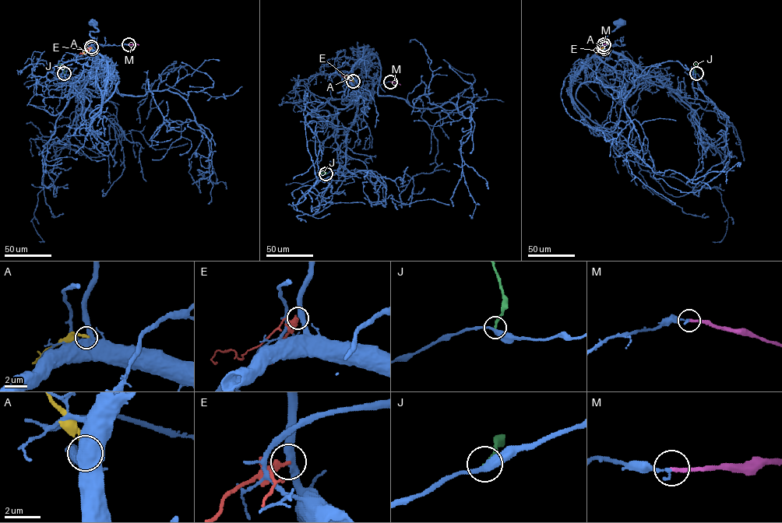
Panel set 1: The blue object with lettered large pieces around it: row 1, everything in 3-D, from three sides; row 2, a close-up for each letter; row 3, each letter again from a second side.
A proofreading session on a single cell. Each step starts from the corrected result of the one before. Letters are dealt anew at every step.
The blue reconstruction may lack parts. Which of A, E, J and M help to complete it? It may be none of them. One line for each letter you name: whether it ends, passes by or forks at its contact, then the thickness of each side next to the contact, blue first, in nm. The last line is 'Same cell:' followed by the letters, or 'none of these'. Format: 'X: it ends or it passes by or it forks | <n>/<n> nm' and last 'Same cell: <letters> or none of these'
M: it ends | 200/240 nm
Same cell: M

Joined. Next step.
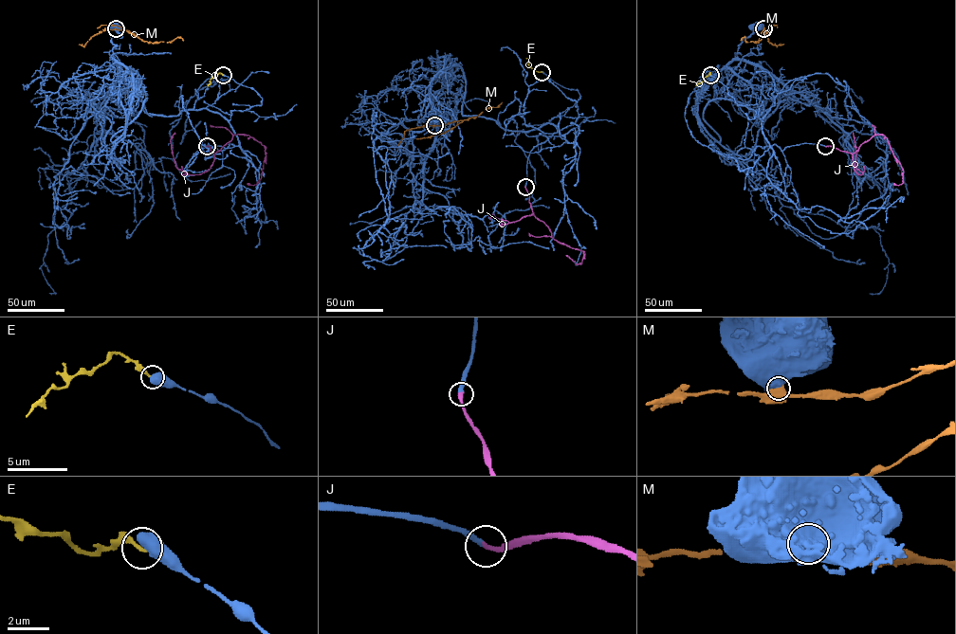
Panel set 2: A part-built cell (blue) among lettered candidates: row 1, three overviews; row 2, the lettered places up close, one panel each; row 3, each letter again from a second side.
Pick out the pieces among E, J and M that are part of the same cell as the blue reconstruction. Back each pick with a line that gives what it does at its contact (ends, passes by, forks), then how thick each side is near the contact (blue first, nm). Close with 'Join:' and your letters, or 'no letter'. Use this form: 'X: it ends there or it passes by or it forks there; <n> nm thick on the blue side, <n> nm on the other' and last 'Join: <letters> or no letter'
J: it ends there; 240 nm thick on the blue side, 280 nm on the other
Join: J

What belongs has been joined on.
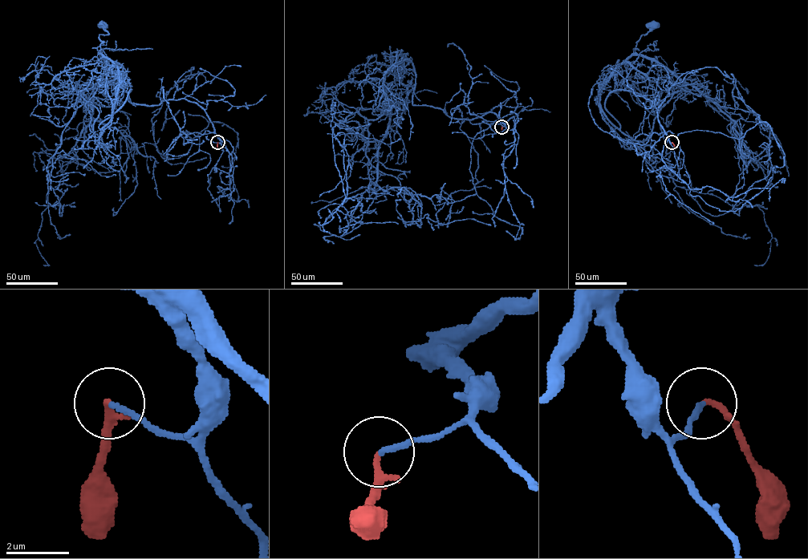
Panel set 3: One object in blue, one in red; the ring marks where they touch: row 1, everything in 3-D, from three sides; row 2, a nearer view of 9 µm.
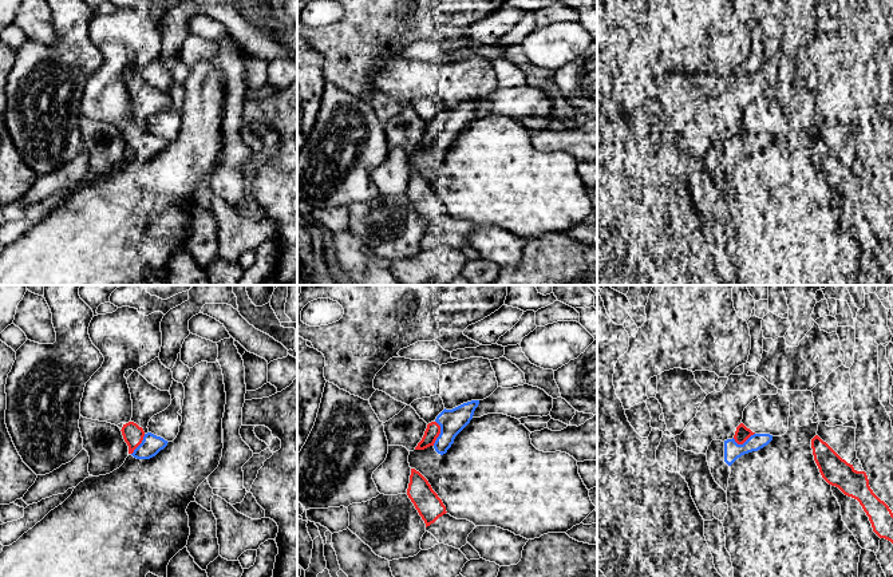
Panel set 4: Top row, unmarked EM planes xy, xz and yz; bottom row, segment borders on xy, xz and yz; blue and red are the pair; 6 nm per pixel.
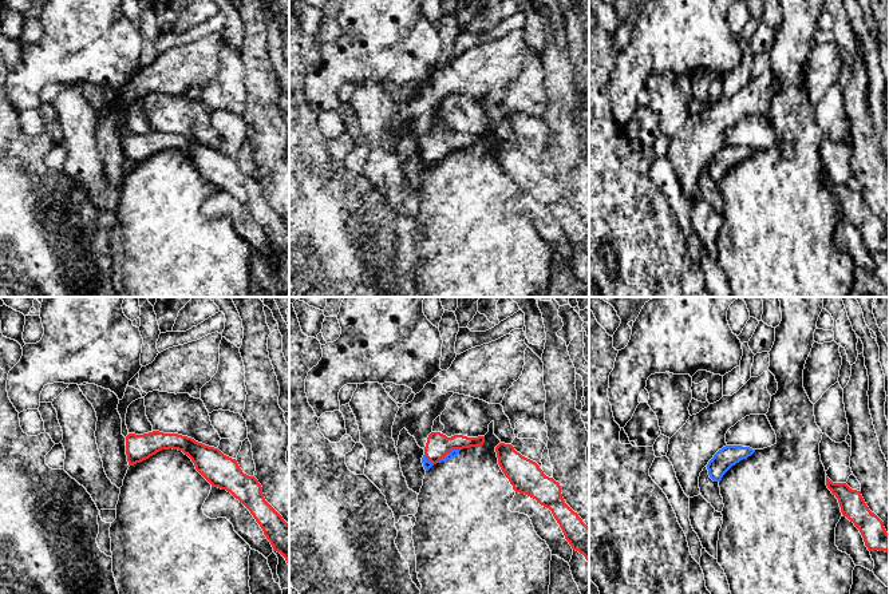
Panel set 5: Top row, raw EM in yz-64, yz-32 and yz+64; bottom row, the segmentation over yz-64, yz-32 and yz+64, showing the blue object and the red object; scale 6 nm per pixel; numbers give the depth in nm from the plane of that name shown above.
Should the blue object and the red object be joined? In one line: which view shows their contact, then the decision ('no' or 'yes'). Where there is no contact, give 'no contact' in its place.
meets blue in xz; yes

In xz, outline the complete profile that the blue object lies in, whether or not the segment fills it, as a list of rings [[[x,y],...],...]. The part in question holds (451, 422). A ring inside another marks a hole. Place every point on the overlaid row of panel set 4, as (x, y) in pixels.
[[[479,400],[463,403],[453,410],[443,410],[434,422],[427,424],[422,440],[415,450],[430,446],[440,455],[446,454],[455,436],[470,423]]]

